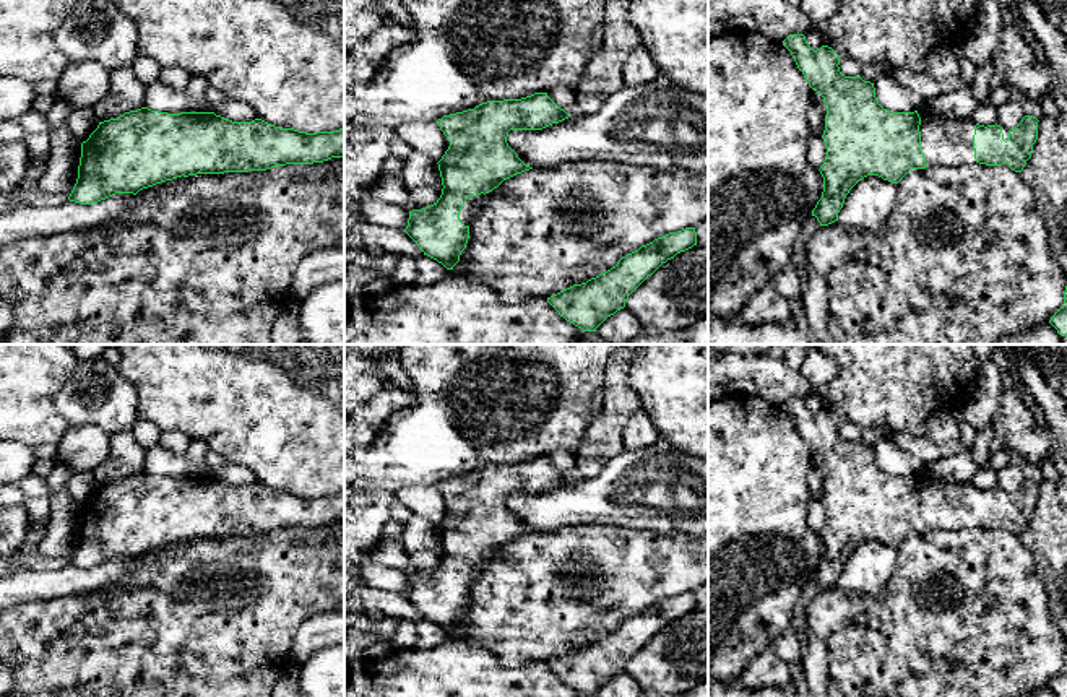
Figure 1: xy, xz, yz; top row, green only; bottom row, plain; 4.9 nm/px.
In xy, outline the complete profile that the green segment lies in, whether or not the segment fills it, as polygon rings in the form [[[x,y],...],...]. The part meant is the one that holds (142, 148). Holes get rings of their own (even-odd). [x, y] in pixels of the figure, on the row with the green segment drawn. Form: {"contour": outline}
{"contour": [[[141,107],[110,120],[81,143],[78,179],[70,201],[91,205],[115,193],[133,193],[177,177],[266,171],[286,164],[313,164],[344,158],[344,128],[305,133],[261,119],[232,122],[214,112],[167,114]]]}

